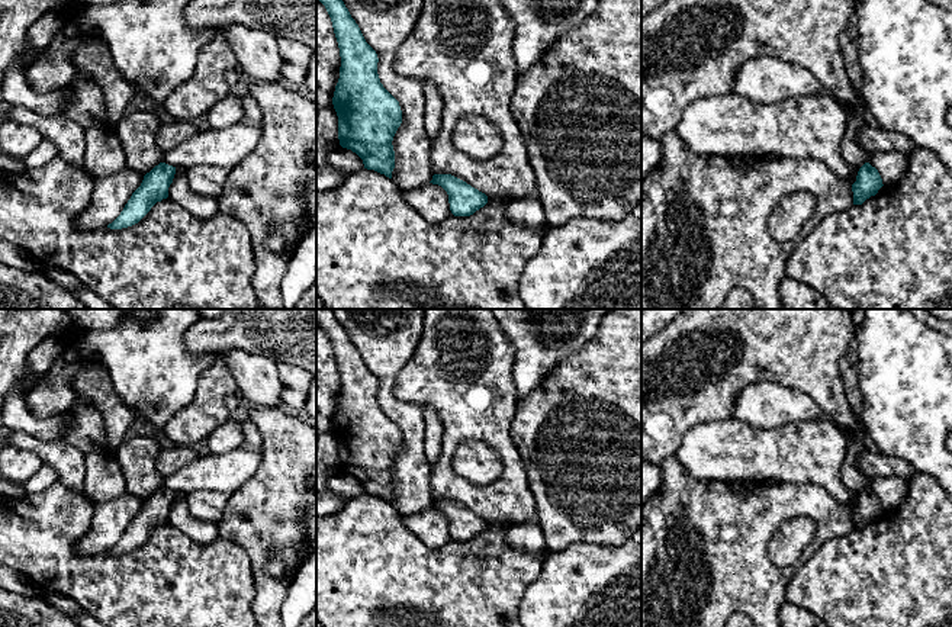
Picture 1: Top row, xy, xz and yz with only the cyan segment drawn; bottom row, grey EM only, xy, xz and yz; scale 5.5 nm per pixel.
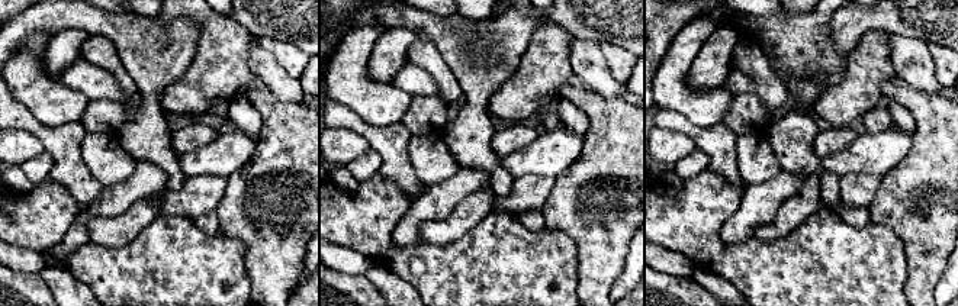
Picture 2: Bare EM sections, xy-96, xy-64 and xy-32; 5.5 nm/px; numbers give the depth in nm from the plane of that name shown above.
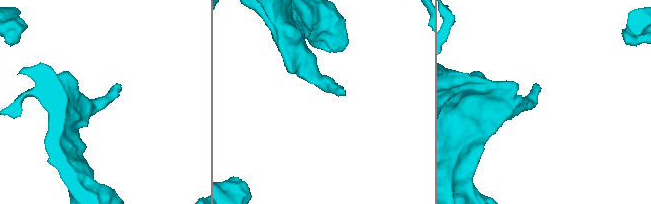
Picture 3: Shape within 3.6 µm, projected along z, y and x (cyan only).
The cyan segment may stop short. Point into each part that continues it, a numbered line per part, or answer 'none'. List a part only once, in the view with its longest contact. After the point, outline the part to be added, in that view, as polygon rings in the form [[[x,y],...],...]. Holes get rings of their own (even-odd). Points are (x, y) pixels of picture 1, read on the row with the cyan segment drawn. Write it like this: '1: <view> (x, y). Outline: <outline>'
none

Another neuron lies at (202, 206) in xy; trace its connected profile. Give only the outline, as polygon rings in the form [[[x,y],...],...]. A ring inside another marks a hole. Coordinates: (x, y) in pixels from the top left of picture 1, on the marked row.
[[[181,171],[174,174],[168,187],[168,199],[200,219],[209,219],[219,212],[218,199],[194,193],[189,186],[186,173]]]

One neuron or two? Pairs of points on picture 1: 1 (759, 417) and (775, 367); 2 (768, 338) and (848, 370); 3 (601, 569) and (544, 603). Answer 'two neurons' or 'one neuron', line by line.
1: two neurons
2: two neurons
3: one neuron

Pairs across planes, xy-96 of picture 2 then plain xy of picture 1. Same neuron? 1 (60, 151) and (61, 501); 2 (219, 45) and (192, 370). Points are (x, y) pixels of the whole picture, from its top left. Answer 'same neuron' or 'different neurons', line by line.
1: different neurons
2: different neurons

